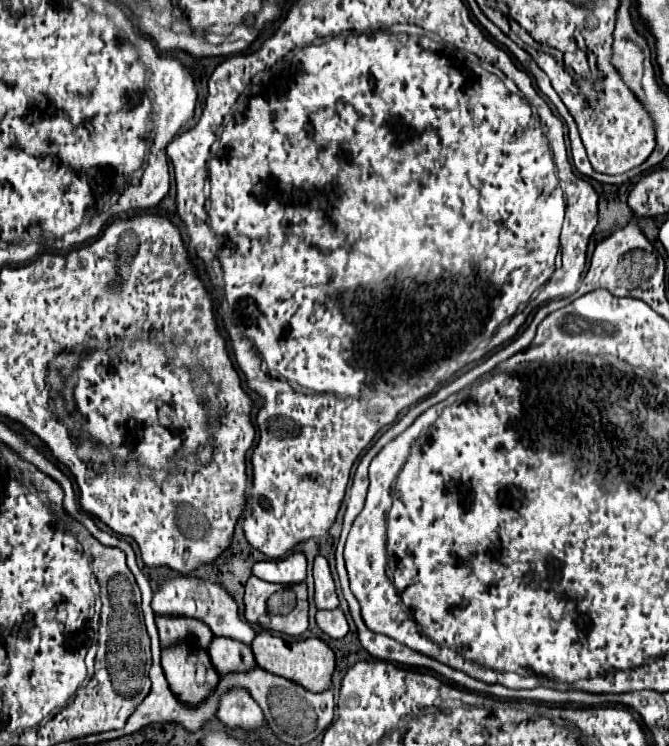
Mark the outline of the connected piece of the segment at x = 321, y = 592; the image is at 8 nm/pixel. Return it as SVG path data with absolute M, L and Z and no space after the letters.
M323 555L315 557L313 563L313 577L315 577L315 603L317 609L335 609L339 605L335 583L329 571L329 563Z

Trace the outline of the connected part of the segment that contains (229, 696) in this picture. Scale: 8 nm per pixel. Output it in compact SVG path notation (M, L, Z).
M231 687L219 699L219 719L227 727L259 729L263 723L263 711L257 701L243 687Z

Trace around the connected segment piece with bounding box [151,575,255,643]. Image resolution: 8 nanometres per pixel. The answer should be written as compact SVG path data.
M195 575L171 577L153 593L151 607L155 613L163 613L163 615L193 615L193 617L205 621L211 627L213 635L243 639L243 643L251 643L255 637L253 627L245 619L241 619L239 607L235 603L233 595L223 587L223 583L217 583L217 581L199 579Z

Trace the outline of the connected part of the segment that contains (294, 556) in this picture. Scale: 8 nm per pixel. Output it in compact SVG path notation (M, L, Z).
M293 551L285 559L279 561L259 561L253 565L253 575L269 581L269 583L281 583L291 585L305 579L305 567L307 559L301 551Z

